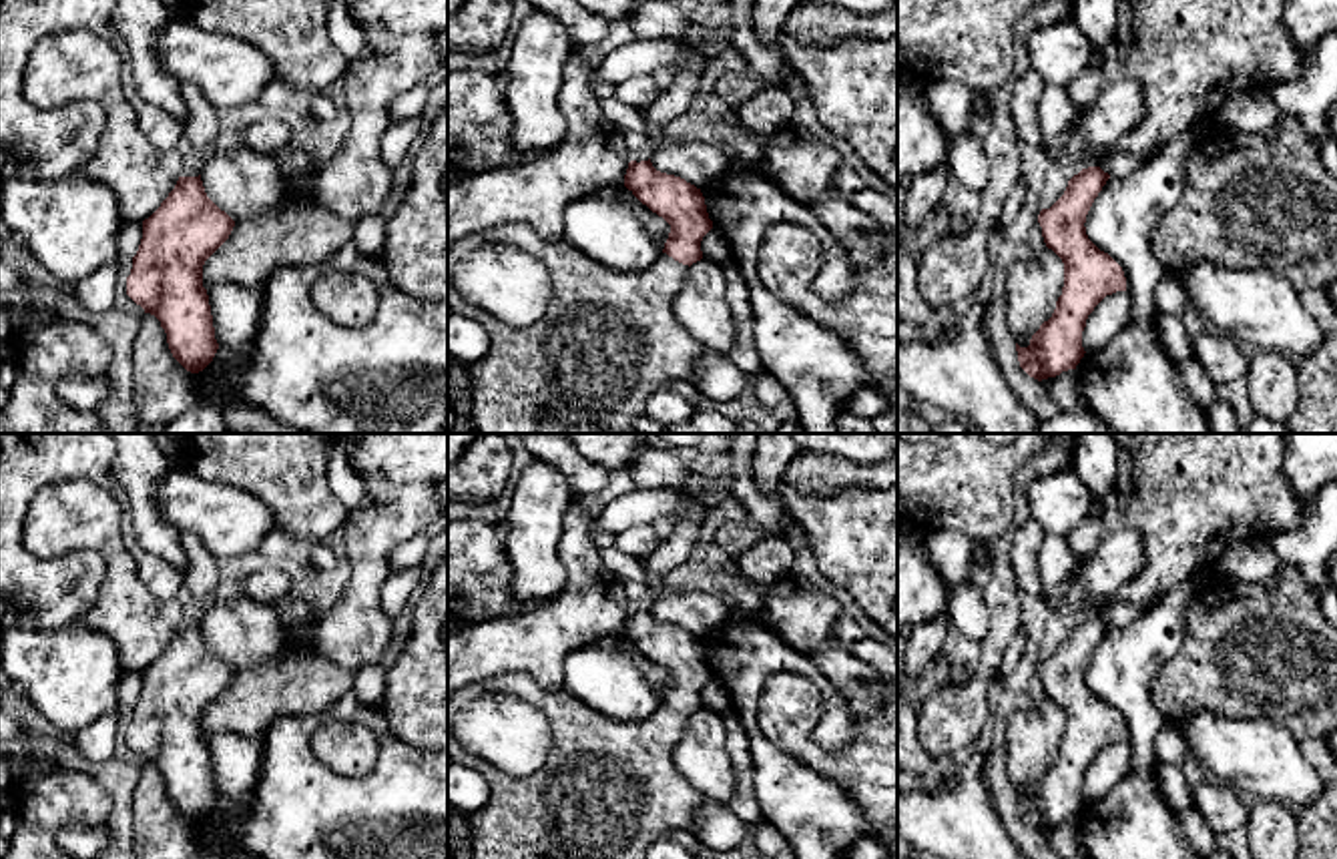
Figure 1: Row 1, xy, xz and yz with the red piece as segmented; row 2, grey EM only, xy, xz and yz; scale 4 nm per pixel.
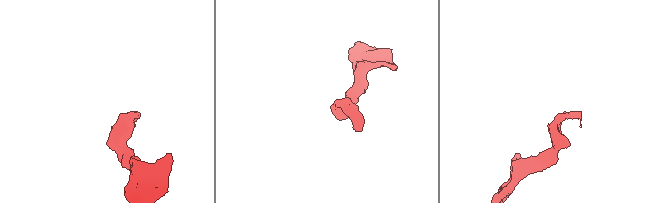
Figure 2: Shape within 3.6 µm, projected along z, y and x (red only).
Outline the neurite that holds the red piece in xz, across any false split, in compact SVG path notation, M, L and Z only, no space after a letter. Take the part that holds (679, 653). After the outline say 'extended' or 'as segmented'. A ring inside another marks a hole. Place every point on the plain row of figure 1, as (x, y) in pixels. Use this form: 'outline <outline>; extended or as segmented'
outline M650 608L628 612L624 636L671 674L664 698L640 723L602 717L564 688L544 690L524 672L478 680L448 698L448 757L478 771L490 785L488 803L470 813L472 859L644 859L654 841L693 829L697 809L707 799L677 771L673 749L689 717L703 708L701 690L713 678L705 646L685 628L656 620ZM490 692L510 692L546 714L552 749L534 775L510 777L456 741L456 714Z; extended

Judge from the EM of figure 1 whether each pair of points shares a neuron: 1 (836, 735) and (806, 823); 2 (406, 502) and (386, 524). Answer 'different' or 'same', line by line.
1: same
2: same

